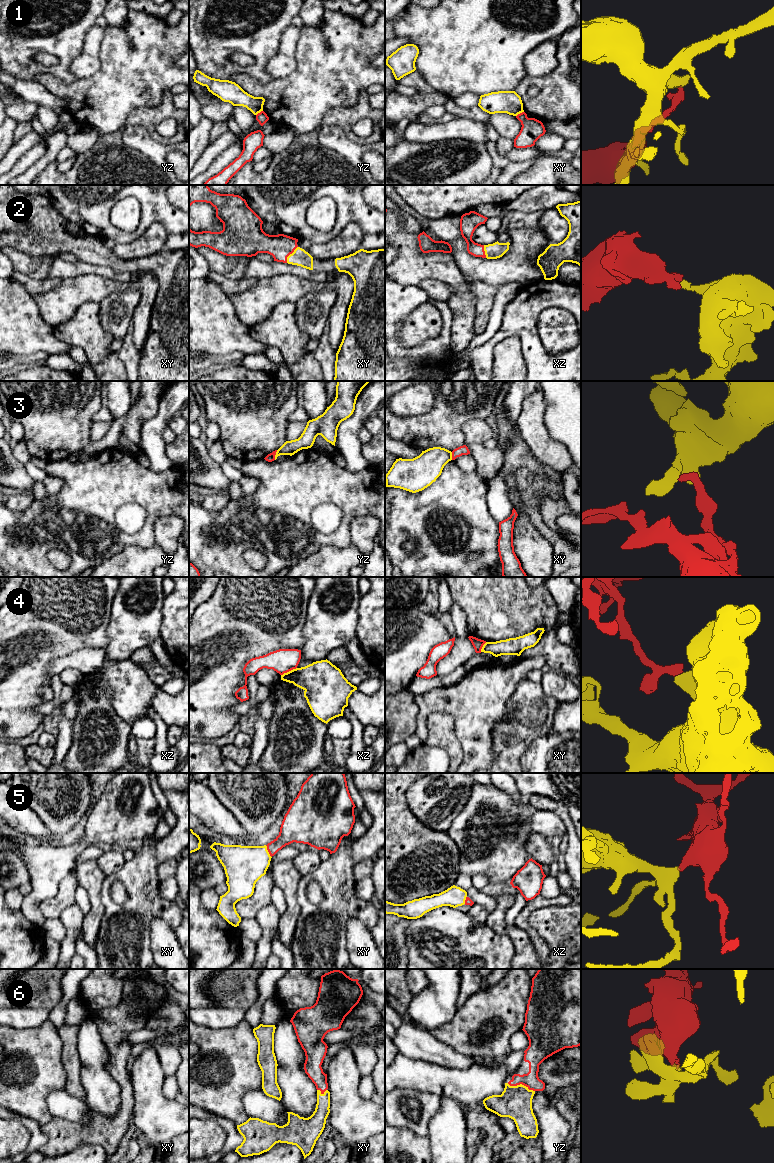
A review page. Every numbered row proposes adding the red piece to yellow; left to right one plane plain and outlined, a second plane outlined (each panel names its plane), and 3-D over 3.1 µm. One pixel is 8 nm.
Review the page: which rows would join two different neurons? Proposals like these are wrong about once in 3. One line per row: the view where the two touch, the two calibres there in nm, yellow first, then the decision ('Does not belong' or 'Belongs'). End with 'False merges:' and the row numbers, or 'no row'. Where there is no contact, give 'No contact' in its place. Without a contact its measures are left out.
1: Touches yellow in xy. Thickness 180 nm (yellow) against 180 nm. Does not belong
2: Touches yellow in xy. Thickness 140 nm (yellow) against 200 nm. Belongs
3: Touches yellow in yz. Thickness 110 nm (yellow) against 70 nm. Does not belong
4: Touches yellow in xz. Thickness 280 nm (yellow) against 190 nm. Does not belong
5: Touches yellow in xy. Thickness 320 nm (yellow) against 180 nm. Belongs
6: Touches yellow in yz. Thickness 260 nm (yellow) against 150 nm. Belongs
False merges: 1, 3, 4

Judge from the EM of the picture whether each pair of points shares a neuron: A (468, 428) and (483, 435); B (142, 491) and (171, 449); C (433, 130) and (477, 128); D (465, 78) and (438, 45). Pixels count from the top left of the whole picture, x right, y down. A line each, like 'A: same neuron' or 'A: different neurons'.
A: same neuron
B: different neurons
C: same neuron
D: same neuron

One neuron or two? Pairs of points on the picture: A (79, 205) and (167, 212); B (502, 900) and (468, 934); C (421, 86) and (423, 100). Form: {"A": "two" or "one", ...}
{"A": "one", "B": "two", "C": "two"}

